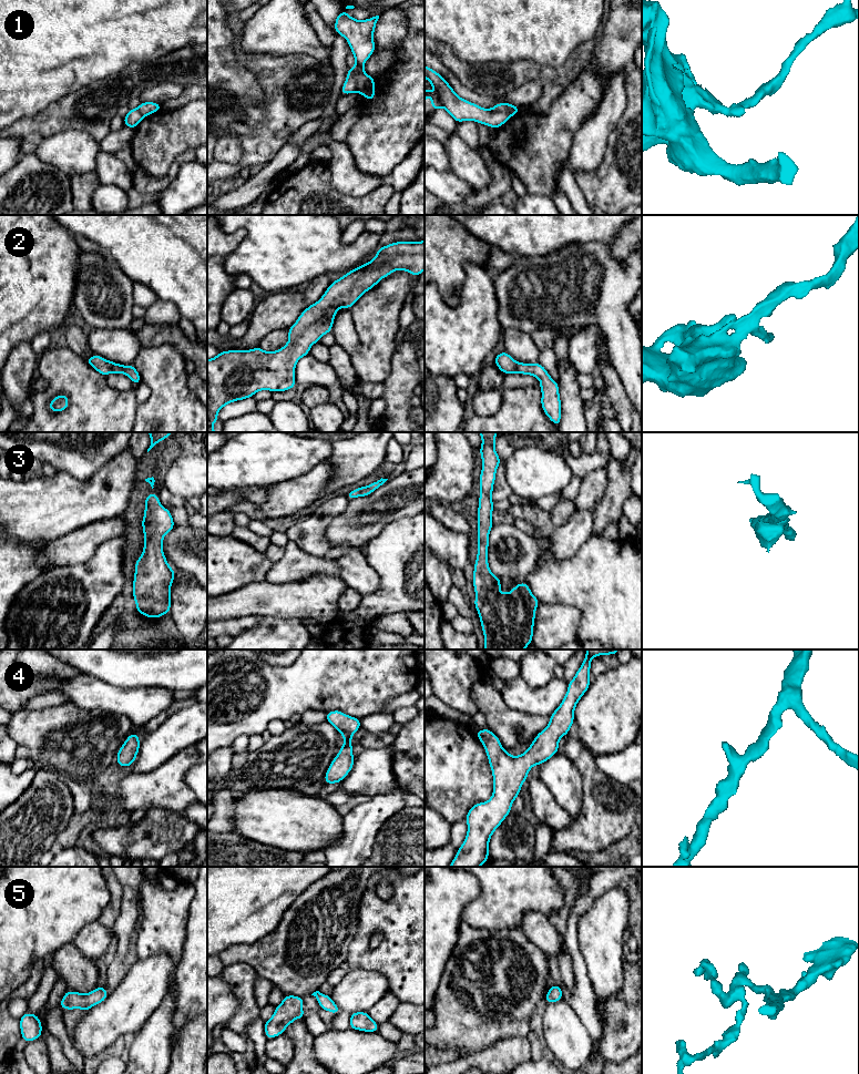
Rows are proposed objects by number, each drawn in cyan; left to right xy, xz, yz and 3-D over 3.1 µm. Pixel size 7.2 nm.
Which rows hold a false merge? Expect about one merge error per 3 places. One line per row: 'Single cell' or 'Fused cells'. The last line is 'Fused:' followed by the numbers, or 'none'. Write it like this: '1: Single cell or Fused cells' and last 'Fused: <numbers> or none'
1: Fused cells
2: Single cell
3: Single cell
4: Single cell
5: Single cell
Fused: 1

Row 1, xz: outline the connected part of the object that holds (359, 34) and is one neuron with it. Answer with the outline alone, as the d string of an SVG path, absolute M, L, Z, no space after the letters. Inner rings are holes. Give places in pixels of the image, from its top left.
M342 10L335 21L335 31L337 34L342 35L354 54L355 67L349 68L346 81L342 84L341 95L357 92L357 80L361 71L364 71L365 62L376 51L374 32L379 16L359 21L350 17Z

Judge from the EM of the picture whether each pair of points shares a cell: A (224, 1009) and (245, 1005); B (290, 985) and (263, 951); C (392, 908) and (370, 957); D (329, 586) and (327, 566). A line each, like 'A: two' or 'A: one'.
A: two
B: one
C: one
D: two

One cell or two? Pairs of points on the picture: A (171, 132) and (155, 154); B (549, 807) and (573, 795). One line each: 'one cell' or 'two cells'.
A: one cell
B: two cells

